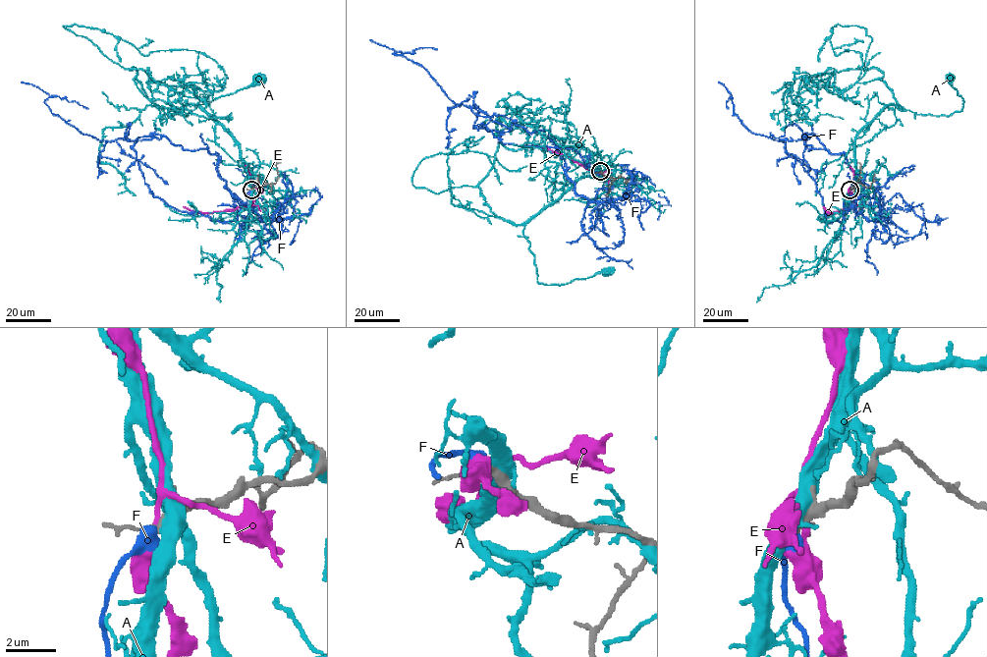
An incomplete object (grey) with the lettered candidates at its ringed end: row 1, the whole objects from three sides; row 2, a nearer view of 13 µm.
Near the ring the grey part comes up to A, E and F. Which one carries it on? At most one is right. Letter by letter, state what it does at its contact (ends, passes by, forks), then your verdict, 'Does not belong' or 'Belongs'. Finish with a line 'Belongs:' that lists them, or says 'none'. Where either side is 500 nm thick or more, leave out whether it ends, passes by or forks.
A: Does not belong
E: It passes by. Does not belong
F: Does not belong
Belongs: none

